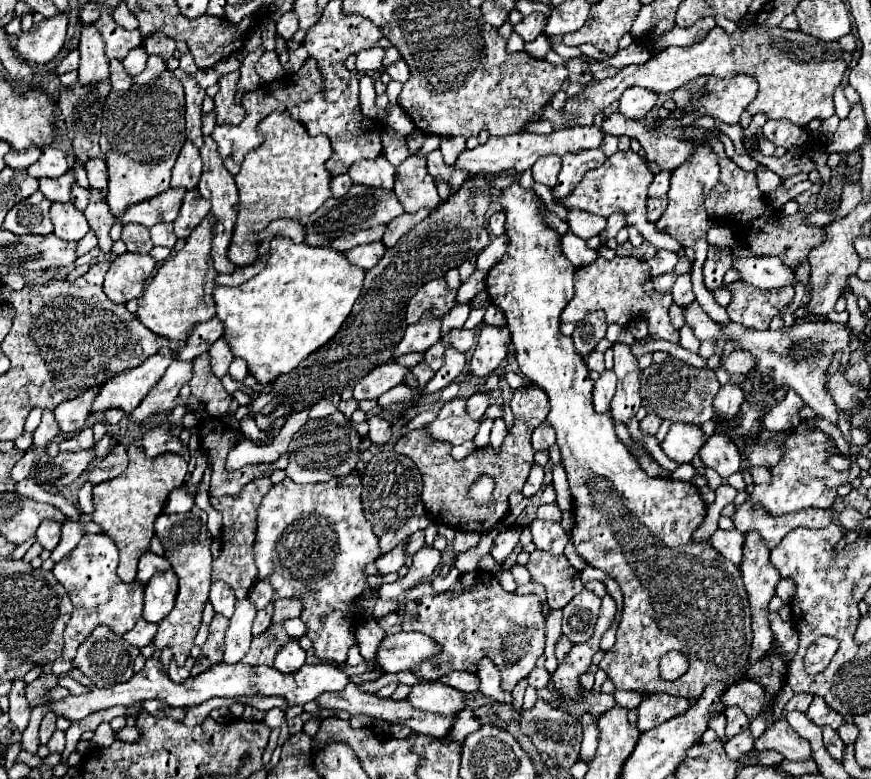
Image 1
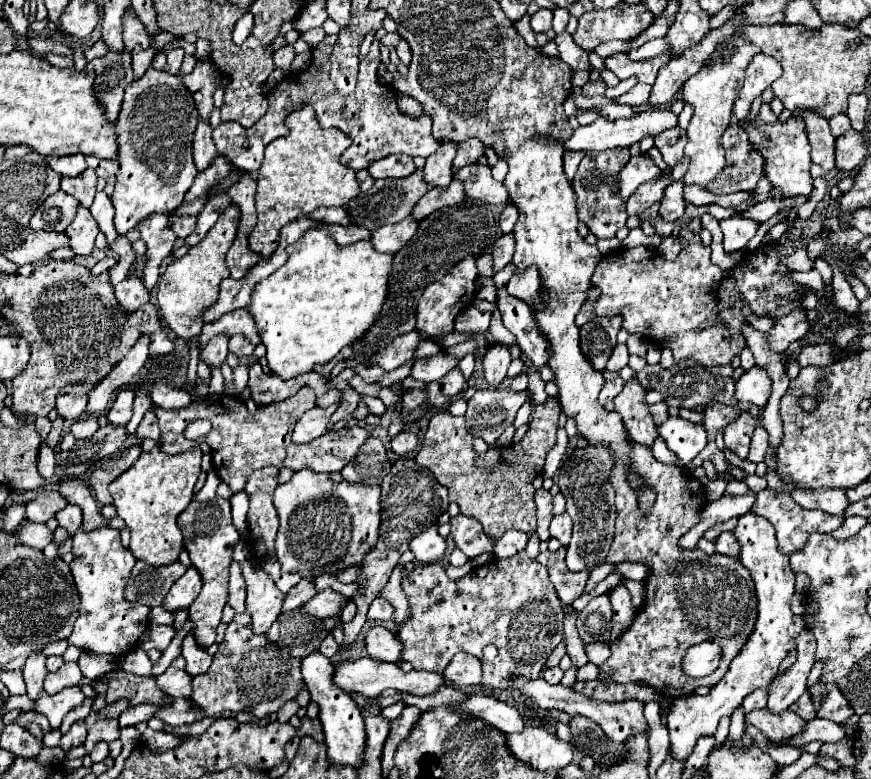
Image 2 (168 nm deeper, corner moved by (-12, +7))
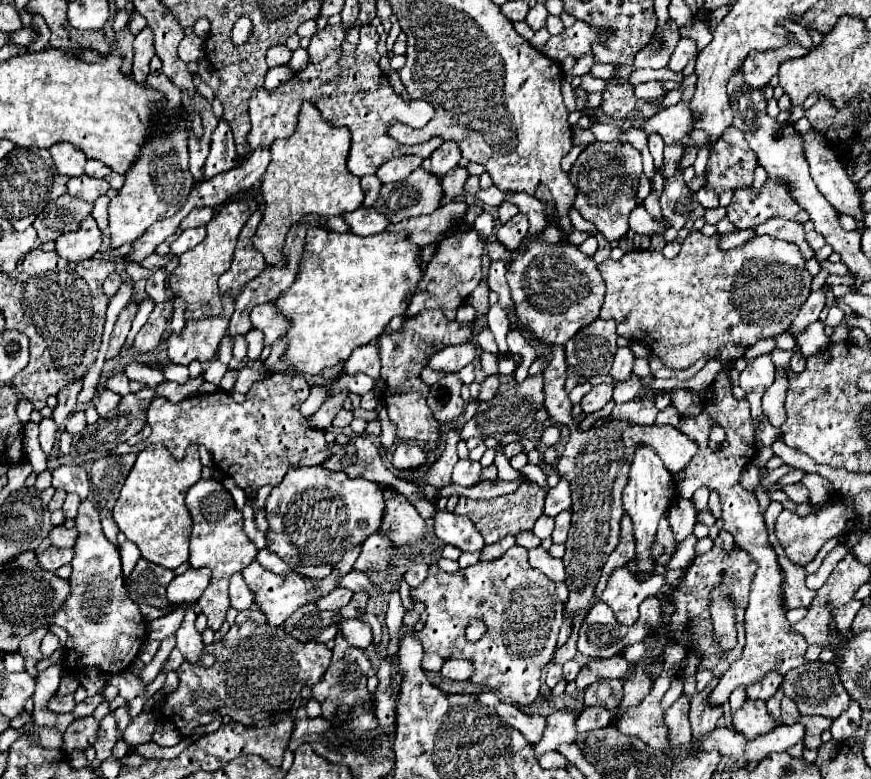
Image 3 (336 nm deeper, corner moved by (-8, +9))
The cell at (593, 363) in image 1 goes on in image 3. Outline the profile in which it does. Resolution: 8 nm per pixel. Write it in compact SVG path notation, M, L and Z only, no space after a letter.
M618 347L616 355L614 355L610 375L616 381L626 381L630 377L630 373L632 373L632 365L634 365L634 355L632 355L630 347Z

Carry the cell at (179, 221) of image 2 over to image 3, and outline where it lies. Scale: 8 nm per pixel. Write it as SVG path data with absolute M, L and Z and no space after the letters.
M196 209L192 211L188 217L184 217L184 221L180 223L180 229L188 229L188 227L202 227L206 225L214 215L214 209Z

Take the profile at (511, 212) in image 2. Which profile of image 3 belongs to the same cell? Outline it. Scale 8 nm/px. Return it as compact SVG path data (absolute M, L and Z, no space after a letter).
M502 203L502 205L498 207L498 219L500 219L500 223L510 221L516 213L518 213L518 207L512 205L512 203Z

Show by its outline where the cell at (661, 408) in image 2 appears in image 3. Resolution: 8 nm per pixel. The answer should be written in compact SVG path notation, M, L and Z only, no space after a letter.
M632 399L628 403L616 403L612 409L614 419L622 419L628 423L640 423L640 425L652 425L656 419L656 405L654 401L640 401Z

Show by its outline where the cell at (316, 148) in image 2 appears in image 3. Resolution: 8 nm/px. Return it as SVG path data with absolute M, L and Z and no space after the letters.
M308 101L300 109L296 131L288 139L278 139L270 145L272 161L260 183L264 213L252 237L252 247L264 255L268 265L284 265L284 237L302 215L340 215L360 207L364 193L360 189L360 179L346 169L348 149L348 129L328 125L320 111Z

